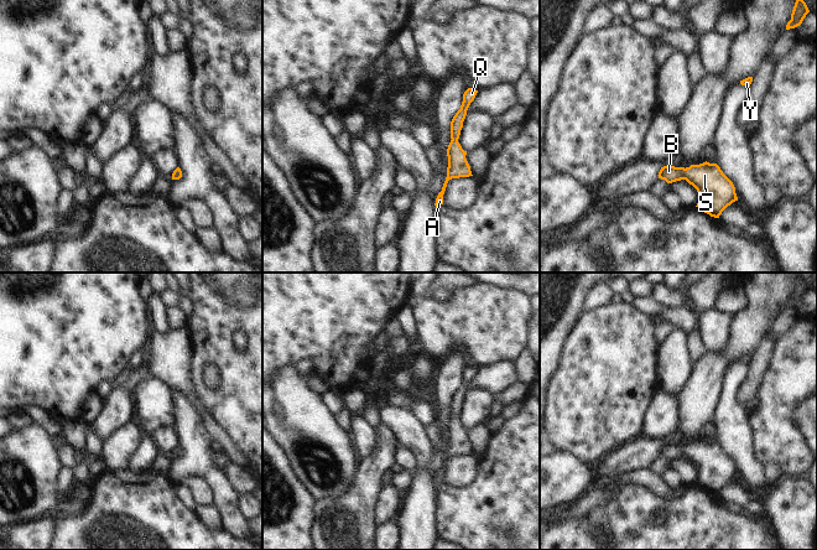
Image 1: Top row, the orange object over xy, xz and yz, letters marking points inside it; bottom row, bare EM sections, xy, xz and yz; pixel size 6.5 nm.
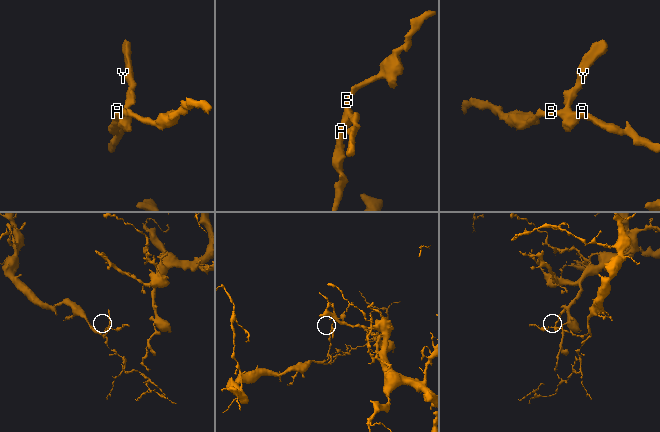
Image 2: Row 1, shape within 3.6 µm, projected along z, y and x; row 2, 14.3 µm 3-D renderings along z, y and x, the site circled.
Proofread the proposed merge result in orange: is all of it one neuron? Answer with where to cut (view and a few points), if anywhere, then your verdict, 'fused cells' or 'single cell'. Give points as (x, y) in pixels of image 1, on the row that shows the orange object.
no cut; single cell

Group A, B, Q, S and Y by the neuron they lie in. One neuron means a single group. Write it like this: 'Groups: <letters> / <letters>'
Groups: A B Q S Y

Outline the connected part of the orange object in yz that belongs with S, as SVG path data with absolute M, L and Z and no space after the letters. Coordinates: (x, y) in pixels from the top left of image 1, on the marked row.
M703 162L689 167L664 166L659 178L667 183L686 180L698 192L701 208L711 217L719 218L722 212L738 201L733 182L723 173L717 164Z

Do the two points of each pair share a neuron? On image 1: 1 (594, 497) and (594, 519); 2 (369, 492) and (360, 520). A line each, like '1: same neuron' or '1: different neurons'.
1: different neurons
2: same neuron

